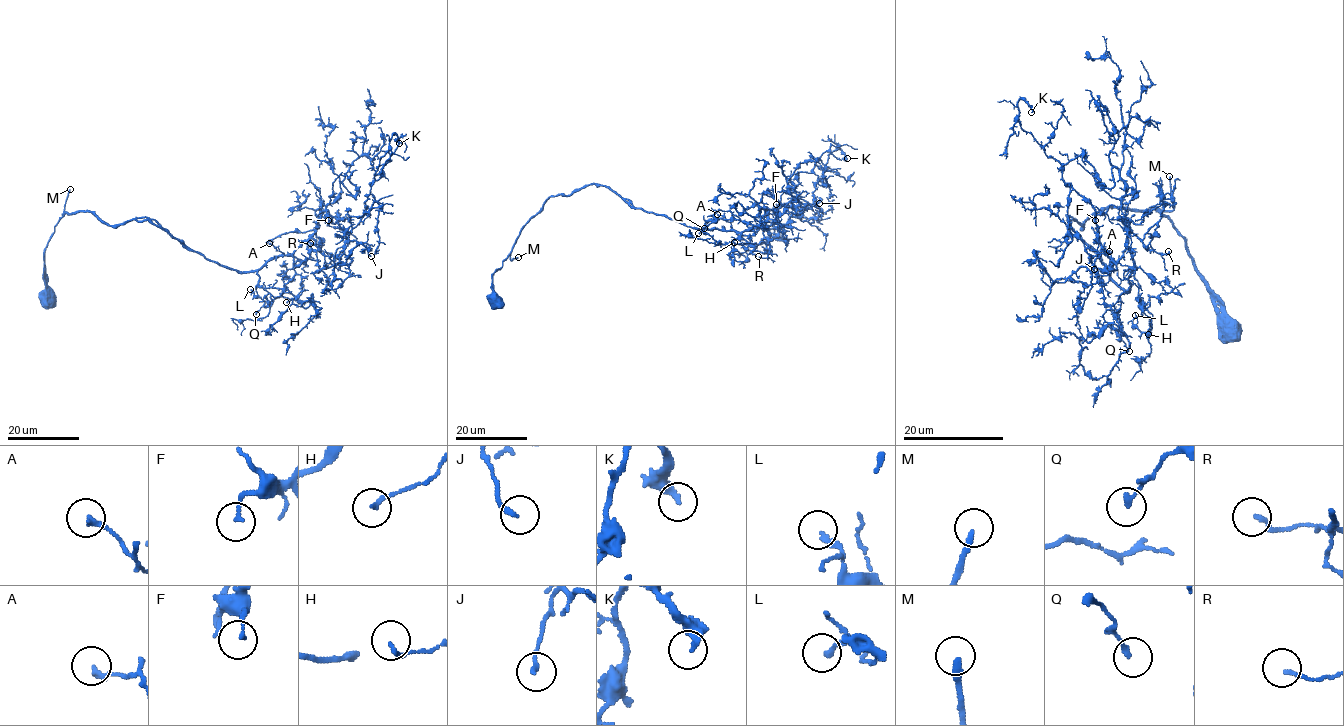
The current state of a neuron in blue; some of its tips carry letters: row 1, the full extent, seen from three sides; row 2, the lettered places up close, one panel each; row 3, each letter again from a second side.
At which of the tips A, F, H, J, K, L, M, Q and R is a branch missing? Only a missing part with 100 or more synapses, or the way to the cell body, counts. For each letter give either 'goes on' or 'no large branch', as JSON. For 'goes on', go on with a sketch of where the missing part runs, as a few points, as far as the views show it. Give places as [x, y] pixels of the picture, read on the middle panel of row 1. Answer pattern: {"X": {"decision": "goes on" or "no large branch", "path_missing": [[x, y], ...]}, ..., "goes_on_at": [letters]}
{"A": {"decision": "no large branch"}, "F": {"decision": "no large branch"}, "H": {"decision": "no large branch"}, "J": {"decision": "no large branch"}, "K": {"decision": "no large branch"}, "L": {"decision": "no large branch"}, "M": {"decision": "goes on", "path_missing": [[518, 257], [574, 95], [649, 36], [756, 8], [856, 106], [881, 182]]}, "Q": {"decision": "no large branch"}, "R": {"decision": "no large branch"}, "goes_on_at": ["M"]}

